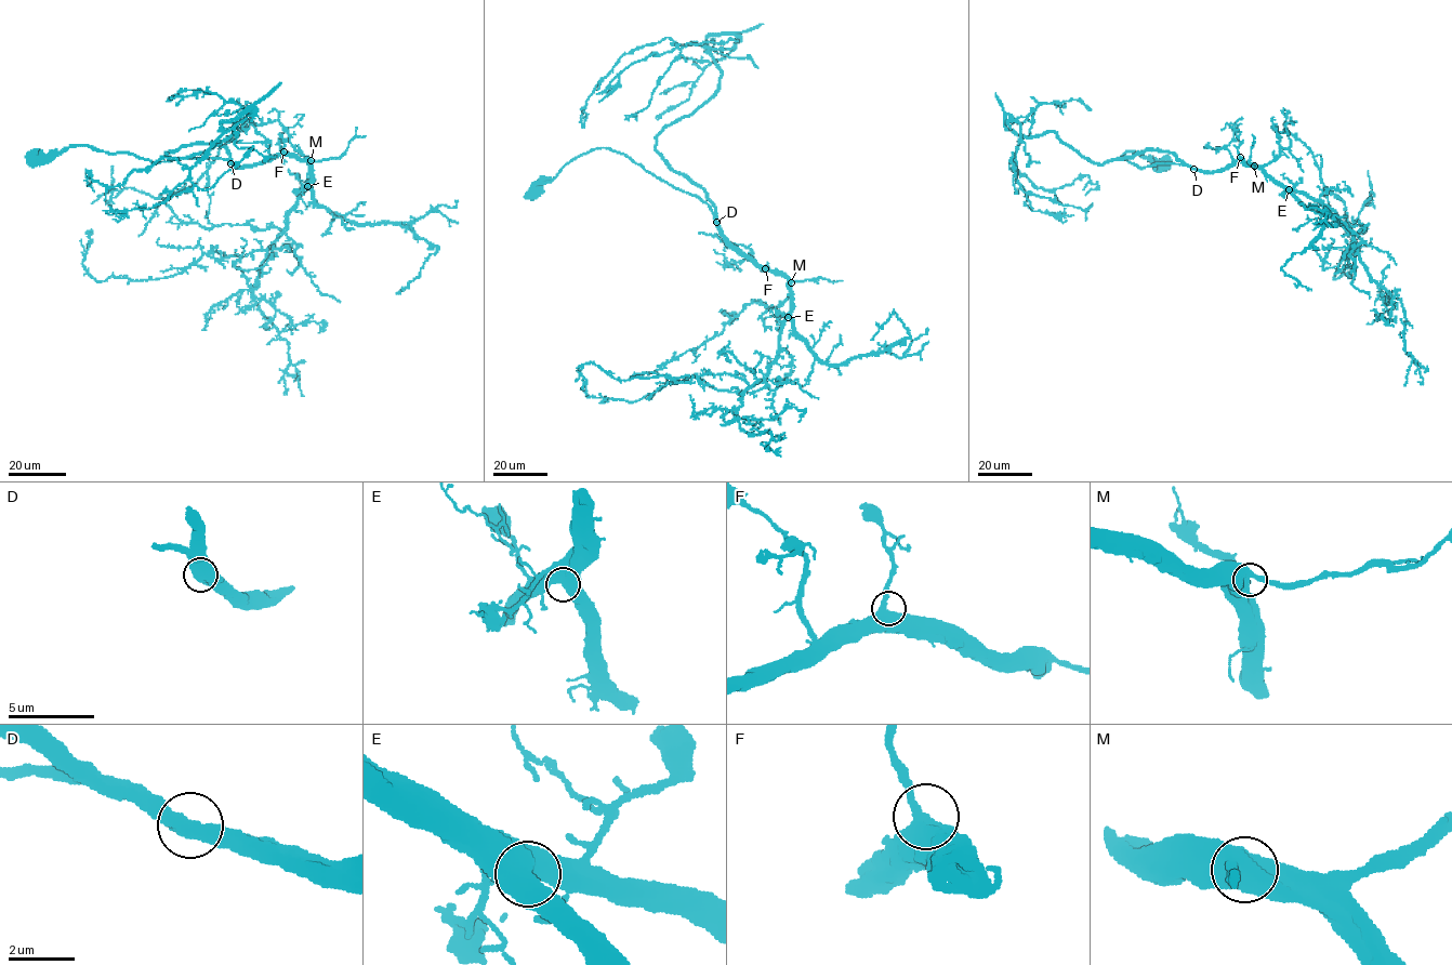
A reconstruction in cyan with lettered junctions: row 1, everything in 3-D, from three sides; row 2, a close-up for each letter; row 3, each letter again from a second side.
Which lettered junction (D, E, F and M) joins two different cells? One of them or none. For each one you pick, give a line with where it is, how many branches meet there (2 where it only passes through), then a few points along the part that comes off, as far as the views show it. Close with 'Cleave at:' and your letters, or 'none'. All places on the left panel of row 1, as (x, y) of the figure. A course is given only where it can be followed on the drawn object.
Cleave at: none

